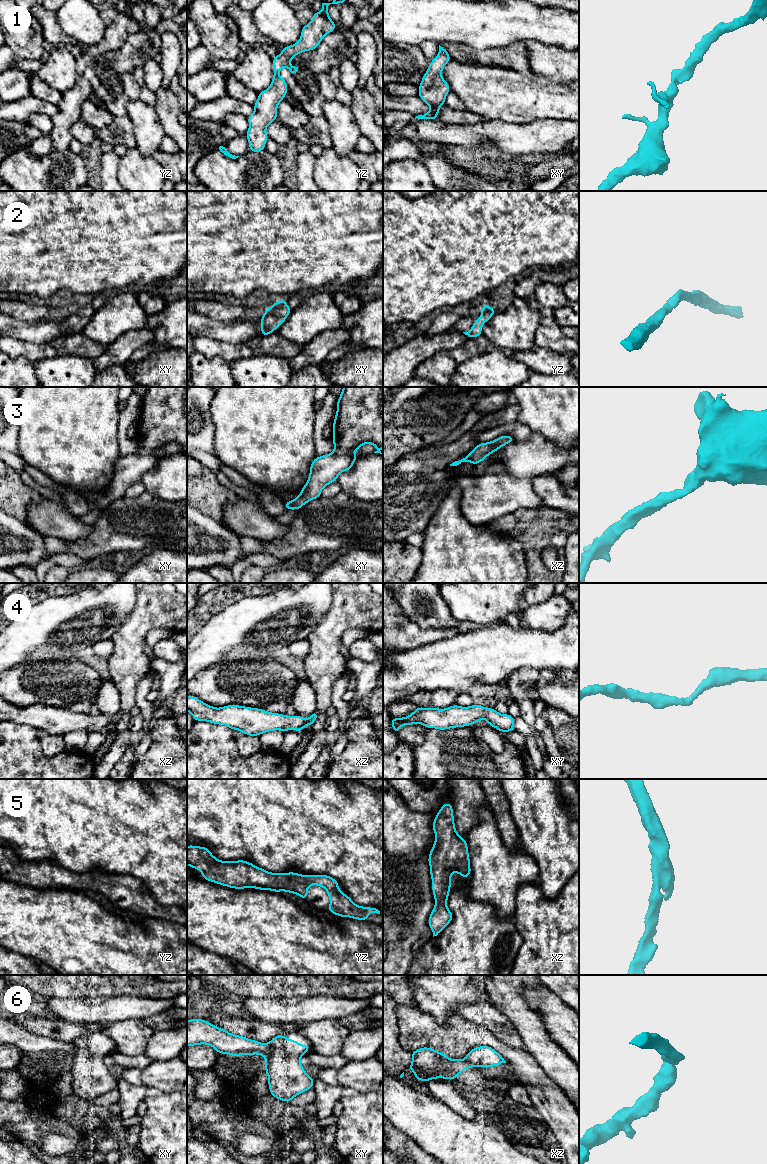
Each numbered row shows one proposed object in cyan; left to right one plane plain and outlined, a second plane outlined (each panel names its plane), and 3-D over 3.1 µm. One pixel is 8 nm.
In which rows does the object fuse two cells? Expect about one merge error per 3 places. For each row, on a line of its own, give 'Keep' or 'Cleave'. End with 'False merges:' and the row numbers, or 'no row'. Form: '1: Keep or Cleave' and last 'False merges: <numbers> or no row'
1: Keep
2: Keep
3: Keep
4: Keep
5: Keep
6: Cleave
False merges: 6

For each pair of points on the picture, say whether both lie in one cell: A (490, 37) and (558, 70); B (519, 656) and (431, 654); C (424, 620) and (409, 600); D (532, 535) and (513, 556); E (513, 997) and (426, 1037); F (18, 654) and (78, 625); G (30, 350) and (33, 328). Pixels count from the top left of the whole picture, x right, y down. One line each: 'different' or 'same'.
A: different
B: same
C: same
D: different
E: different
F: same
G: different

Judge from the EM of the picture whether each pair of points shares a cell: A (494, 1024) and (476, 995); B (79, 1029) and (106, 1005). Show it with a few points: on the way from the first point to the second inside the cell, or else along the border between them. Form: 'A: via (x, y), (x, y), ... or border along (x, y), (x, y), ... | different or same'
A: border along (489, 1000), (457, 1004) | different
B: border along (61, 1019), (85, 1025) | different

